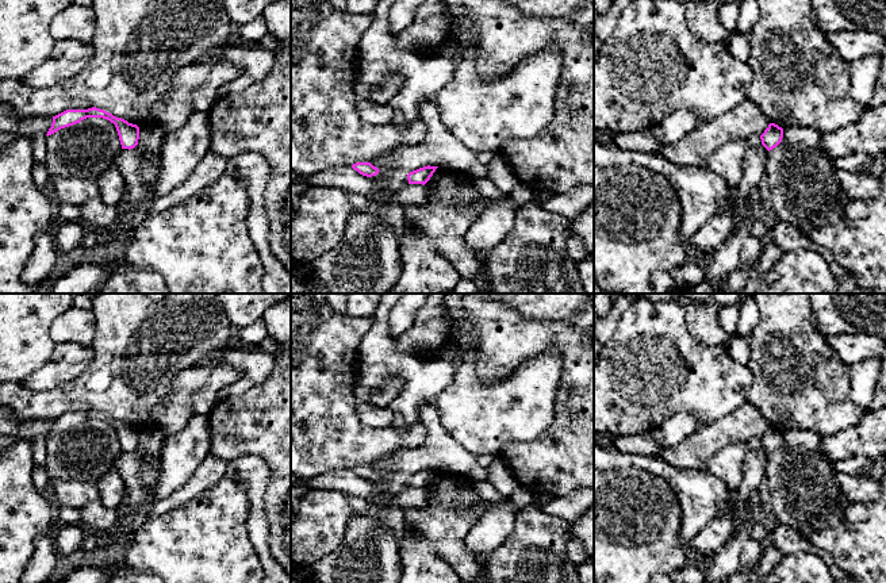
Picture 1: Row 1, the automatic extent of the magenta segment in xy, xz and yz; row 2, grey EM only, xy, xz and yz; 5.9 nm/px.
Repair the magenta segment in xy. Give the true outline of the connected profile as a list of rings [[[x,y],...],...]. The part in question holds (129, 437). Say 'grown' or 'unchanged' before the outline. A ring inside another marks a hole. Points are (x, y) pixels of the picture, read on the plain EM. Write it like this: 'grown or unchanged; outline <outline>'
unchanged; outline [[[92,410],[88,413],[66,413],[55,419],[53,419],[51,430],[47,434],[47,440],[57,436],[61,432],[80,426],[87,421],[103,421],[115,427],[122,452],[134,452],[139,442],[139,430],[137,427],[129,426],[122,421],[116,421],[112,417]]]

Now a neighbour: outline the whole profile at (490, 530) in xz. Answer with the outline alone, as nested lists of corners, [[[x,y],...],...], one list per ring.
[[[509,499],[492,502],[469,530],[465,545],[469,552],[486,556],[511,534],[519,509]]]

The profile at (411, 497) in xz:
[[[349,468],[327,471],[304,480],[307,487],[317,490],[338,490],[346,495],[354,495],[364,500],[387,500],[392,506],[402,509],[425,507],[427,492],[422,487],[407,487],[403,491],[391,495],[383,492],[371,480],[360,477]]]

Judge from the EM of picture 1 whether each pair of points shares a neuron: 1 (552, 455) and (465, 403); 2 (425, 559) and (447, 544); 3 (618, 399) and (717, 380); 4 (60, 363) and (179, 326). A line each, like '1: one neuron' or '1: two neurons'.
1: two neurons
2: two neurons
3: one neuron
4: two neurons

